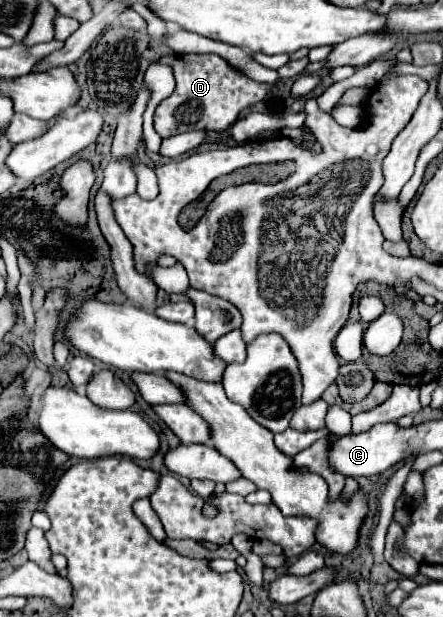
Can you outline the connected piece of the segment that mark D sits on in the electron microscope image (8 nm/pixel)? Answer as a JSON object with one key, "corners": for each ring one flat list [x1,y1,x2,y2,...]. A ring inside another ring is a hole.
{"corners":[[214,53,164,55,158,59,158,63,172,65,176,77,174,93,168,99,160,101,154,113,154,129,160,133,160,137,172,137,188,131,224,131,238,119,240,111,250,105,256,105,270,91,268,83,258,83,238,71,232,71,232,67,220,55]]}

